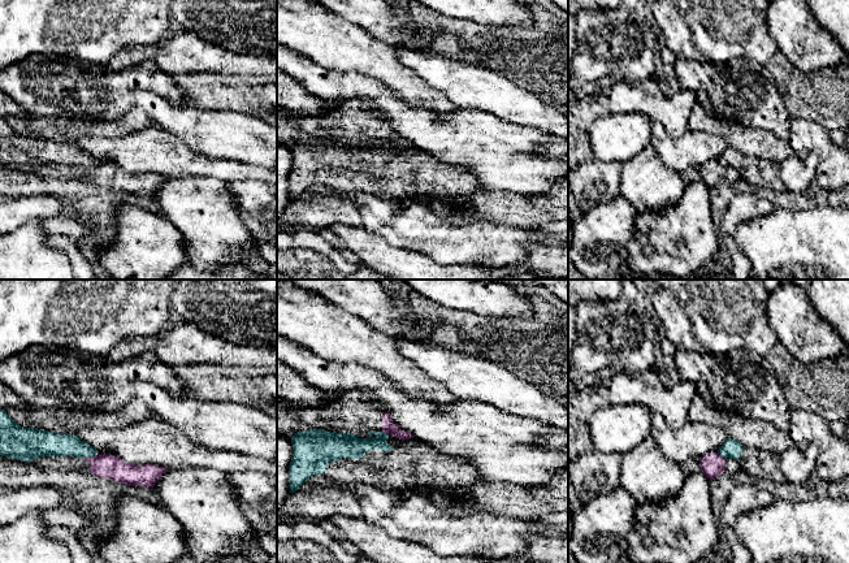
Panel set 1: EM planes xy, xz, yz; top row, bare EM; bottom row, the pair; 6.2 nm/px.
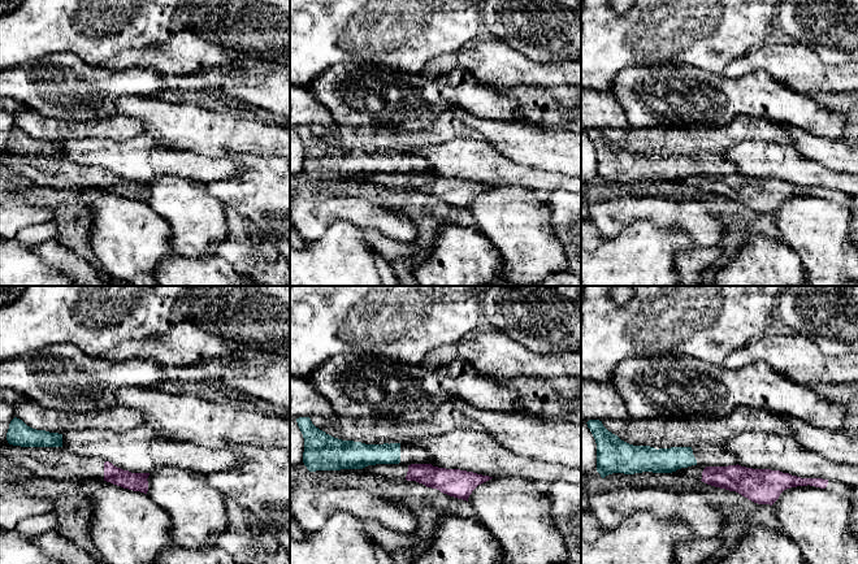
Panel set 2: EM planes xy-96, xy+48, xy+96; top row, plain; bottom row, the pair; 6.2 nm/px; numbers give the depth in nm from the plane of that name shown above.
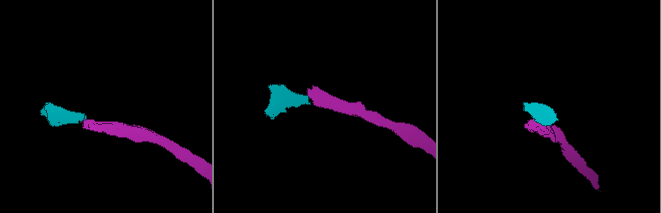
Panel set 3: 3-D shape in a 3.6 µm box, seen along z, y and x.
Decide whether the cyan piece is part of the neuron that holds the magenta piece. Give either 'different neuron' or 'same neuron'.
different neuron

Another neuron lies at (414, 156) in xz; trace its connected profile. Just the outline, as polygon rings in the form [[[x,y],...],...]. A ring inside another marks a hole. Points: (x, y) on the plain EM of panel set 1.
[[[311,137],[307,140],[294,142],[293,165],[289,174],[290,202],[295,202],[313,183],[322,183],[337,190],[373,194],[385,200],[424,196],[425,205],[437,215],[447,217],[463,212],[465,200],[484,191],[472,174],[442,164],[416,147],[403,148],[382,140],[367,142],[368,147]]]

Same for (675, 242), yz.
[[[699,179],[685,185],[679,202],[660,211],[638,213],[627,264],[636,277],[693,276],[718,256],[711,191]]]

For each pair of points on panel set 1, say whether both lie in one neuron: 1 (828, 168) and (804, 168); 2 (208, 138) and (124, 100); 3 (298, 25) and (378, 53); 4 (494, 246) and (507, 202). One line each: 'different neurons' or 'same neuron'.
1: different neurons
2: different neurons
3: same neuron
4: different neurons

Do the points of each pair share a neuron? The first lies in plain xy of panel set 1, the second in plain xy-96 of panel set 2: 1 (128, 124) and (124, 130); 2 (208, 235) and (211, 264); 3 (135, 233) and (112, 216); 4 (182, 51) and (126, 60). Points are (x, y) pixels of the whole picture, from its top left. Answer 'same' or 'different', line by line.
1: same
2: different
3: same
4: same

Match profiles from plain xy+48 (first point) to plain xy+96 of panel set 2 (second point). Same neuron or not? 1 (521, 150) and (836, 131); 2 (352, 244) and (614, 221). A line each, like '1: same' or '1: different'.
1: different
2: different

